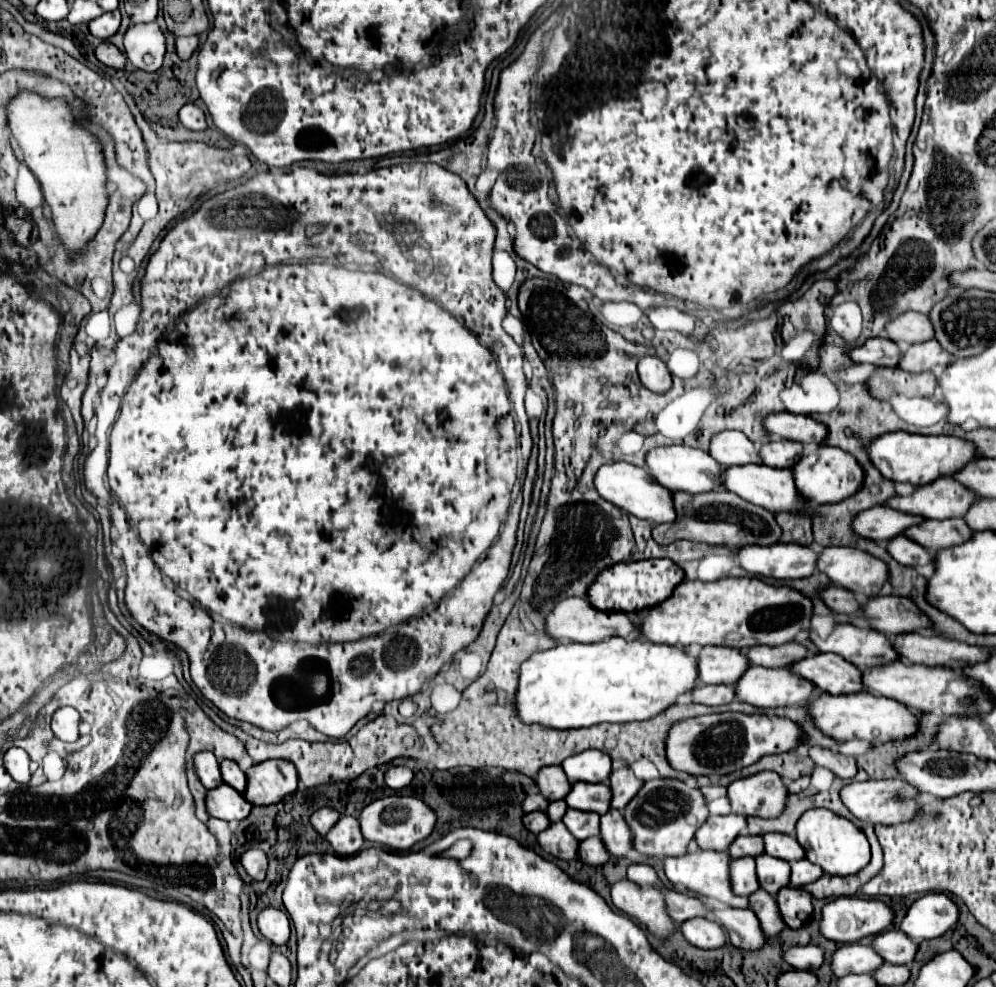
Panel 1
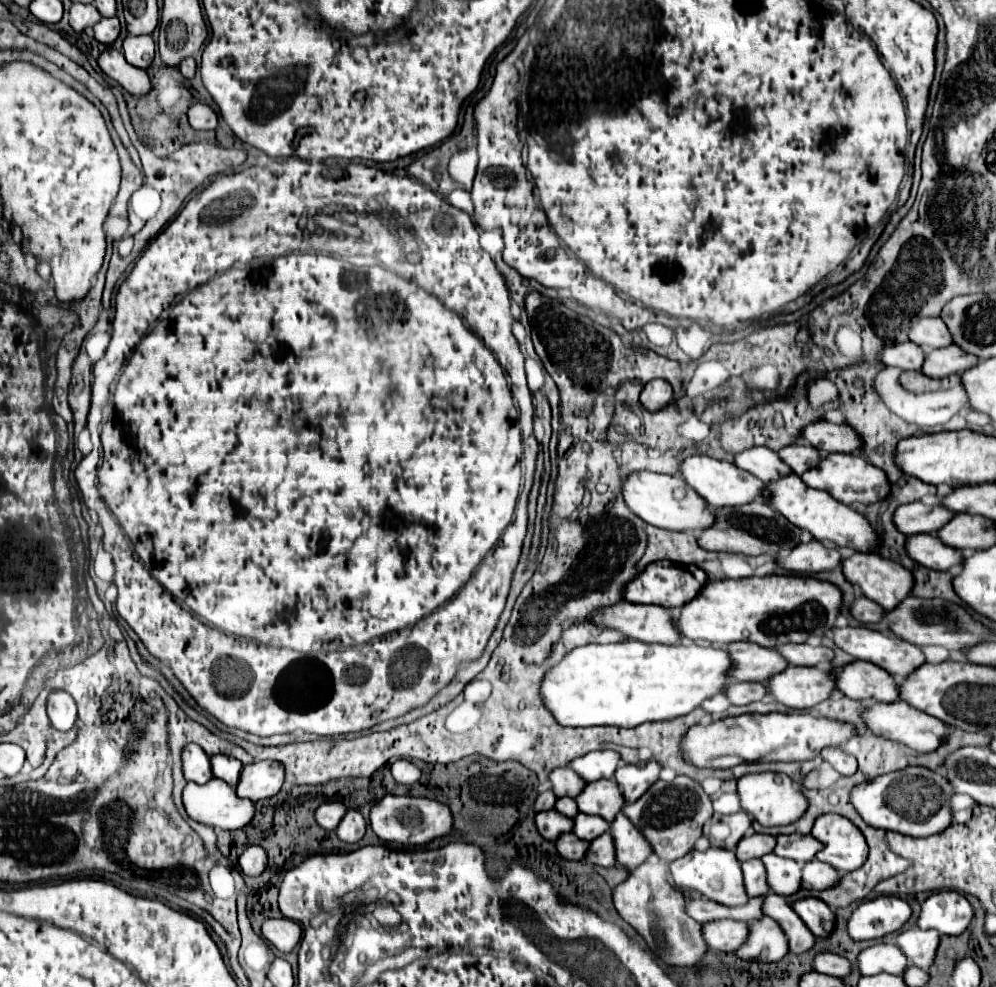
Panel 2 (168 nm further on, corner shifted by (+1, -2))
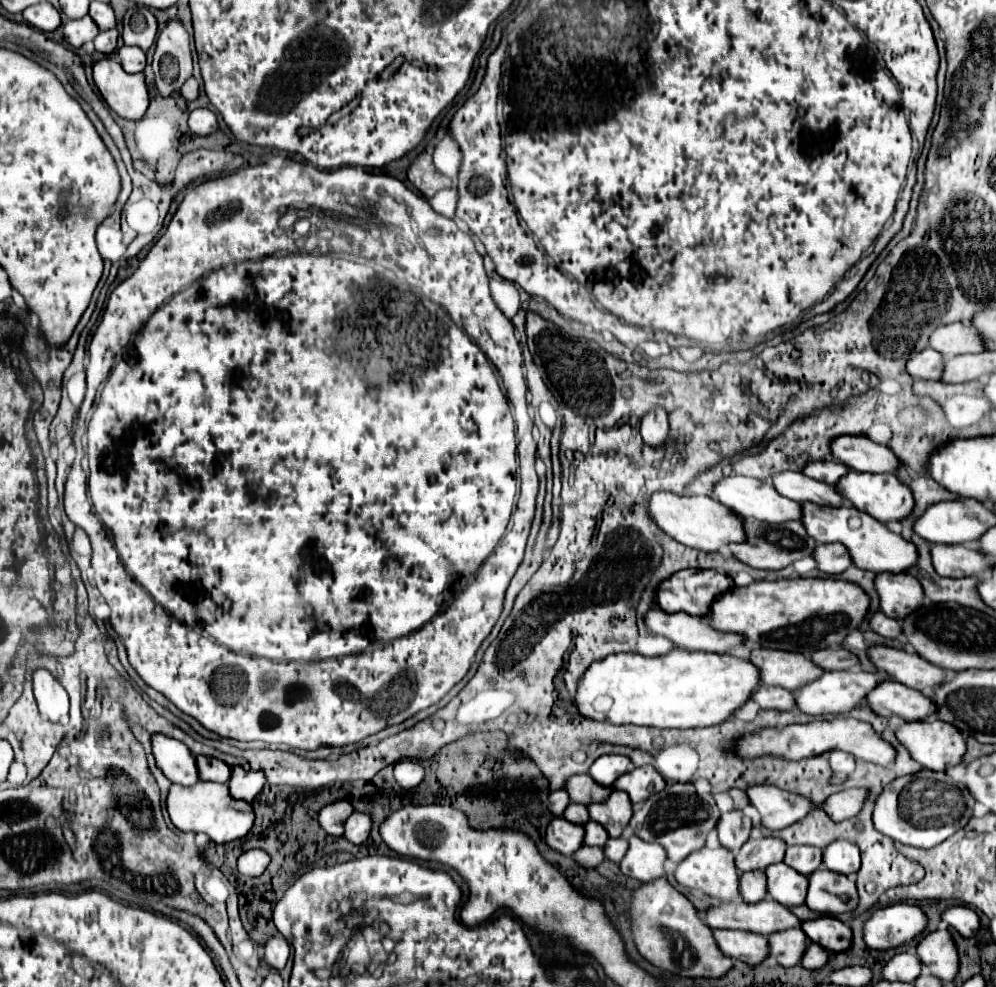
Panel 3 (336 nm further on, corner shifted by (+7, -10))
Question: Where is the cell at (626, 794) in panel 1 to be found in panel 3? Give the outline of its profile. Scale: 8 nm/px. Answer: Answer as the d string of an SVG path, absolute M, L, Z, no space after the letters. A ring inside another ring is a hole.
M644 765L644 767L634 767L632 771L620 775L612 783L612 787L626 791L632 803L642 803L652 793L664 789L664 779L652 765Z

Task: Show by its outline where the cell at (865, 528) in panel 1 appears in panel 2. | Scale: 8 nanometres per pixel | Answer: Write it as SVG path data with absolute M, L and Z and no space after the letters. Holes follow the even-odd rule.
M916 501L900 505L894 513L894 523L898 531L910 537L918 533L936 533L938 529L942 529L942 525L946 525L946 521L950 521L950 517L954 517L950 509L942 509L940 505L928 507Z

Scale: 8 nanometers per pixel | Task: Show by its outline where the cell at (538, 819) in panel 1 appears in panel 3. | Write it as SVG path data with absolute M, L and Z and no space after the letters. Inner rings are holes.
M554 817L546 829L546 843L562 855L572 855L584 839L584 827L568 823L564 817Z

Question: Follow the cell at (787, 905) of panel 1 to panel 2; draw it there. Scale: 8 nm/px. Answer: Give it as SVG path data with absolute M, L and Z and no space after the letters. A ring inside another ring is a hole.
M806 897L802 901L796 901L792 905L792 909L798 913L798 917L806 923L806 927L816 937L828 937L834 931L836 915L824 901L814 899L814 897Z

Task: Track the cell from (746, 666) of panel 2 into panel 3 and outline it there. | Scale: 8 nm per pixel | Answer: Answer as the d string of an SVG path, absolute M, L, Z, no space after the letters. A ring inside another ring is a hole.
M752 649L750 661L760 673L762 685L784 687L788 691L800 689L804 681L812 681L812 677L820 677L822 669L812 665L810 657L802 653L780 653L774 649Z

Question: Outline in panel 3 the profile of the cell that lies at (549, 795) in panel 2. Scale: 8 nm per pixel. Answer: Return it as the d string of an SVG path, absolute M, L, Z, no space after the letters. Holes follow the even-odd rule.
M564 789L552 791L552 793L548 795L548 809L550 809L550 813L554 813L556 817L562 815L562 811L566 809L568 803L570 803L570 799L568 799L568 793L564 793Z

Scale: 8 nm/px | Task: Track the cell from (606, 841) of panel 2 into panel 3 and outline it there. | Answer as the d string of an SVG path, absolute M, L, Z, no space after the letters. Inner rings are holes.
M618 837L618 839L608 839L606 845L604 845L604 857L608 861L614 861L618 863L620 857L624 857L626 853L626 839L624 837Z

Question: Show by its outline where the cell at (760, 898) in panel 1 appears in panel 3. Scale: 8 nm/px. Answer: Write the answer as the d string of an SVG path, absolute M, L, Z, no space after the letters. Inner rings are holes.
M808 941L808 947L802 955L800 965L806 969L820 969L820 967L824 967L826 961L828 961L828 951L824 951L824 947Z

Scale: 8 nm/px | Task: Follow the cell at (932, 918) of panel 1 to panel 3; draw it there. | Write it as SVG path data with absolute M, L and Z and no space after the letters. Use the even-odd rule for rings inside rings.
M962 905L956 907L948 907L942 911L940 921L952 929L956 929L962 937L972 937L978 929L980 929L980 919L978 915Z

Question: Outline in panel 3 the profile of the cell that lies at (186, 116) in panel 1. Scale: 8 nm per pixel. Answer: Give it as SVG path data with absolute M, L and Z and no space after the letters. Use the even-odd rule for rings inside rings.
M194 109L188 117L188 127L196 135L210 135L218 129L218 121L210 109Z

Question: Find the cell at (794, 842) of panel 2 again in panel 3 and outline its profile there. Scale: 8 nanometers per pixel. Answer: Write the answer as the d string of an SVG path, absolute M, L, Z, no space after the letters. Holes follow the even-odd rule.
M790 845L784 855L784 863L802 875L814 873L822 865L822 849L812 845Z

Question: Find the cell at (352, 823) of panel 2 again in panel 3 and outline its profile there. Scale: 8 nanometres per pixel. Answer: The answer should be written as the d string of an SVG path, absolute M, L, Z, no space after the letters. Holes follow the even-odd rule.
M354 811L354 813L348 817L346 825L344 825L344 839L348 839L348 841L354 843L354 845L360 845L360 843L364 843L364 841L368 839L370 827L372 827L370 817L368 817L366 813Z

